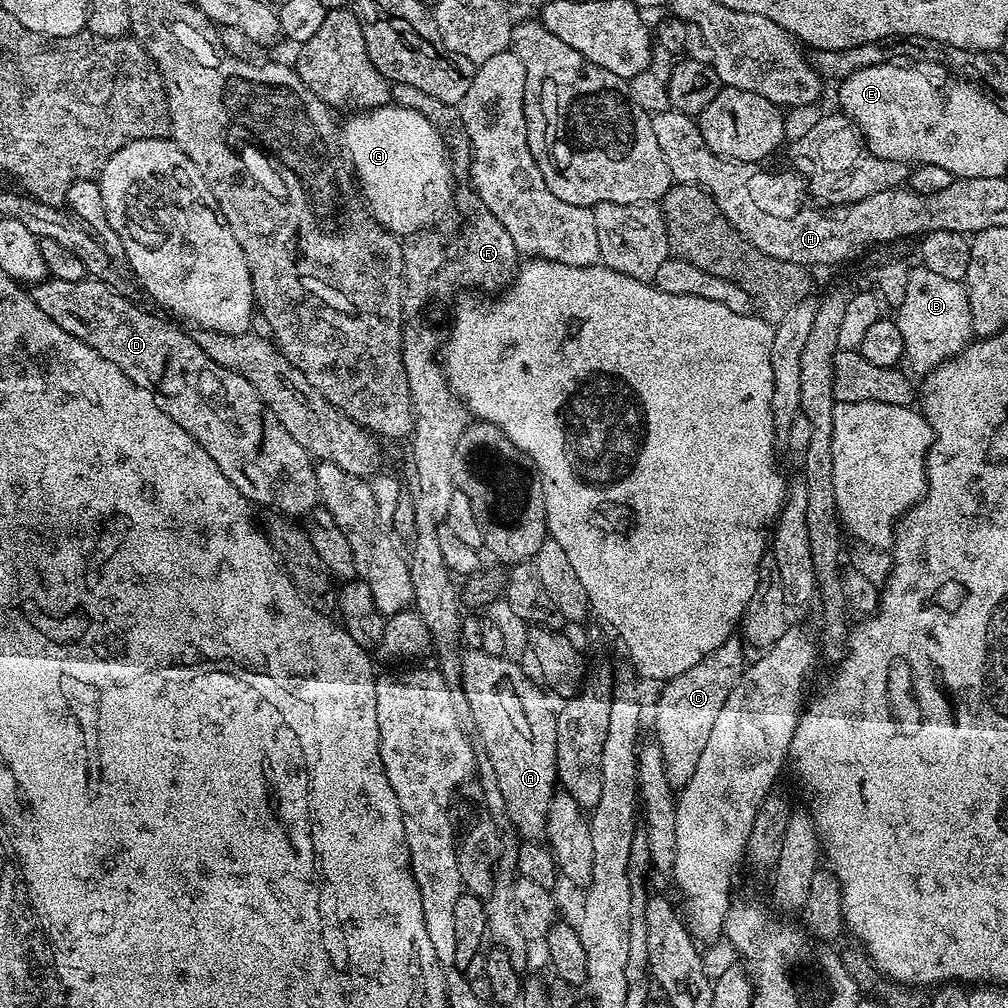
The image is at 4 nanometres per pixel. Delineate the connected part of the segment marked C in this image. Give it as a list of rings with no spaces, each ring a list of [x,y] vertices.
[[[733,638],[722,642],[720,646],[698,666],[690,666],[686,674],[678,674],[678,678],[667,681],[656,700],[656,736],[655,743],[662,750],[662,762],[666,770],[666,778],[673,790],[686,786],[690,774],[698,767],[698,758],[702,758],[702,749],[710,738],[712,727],[722,711],[726,698],[730,698],[730,690],[742,678],[746,667],[744,660],[745,645]]]

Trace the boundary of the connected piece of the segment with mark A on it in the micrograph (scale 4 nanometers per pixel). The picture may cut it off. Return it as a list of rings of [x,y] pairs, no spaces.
[[[468,650],[460,662],[460,688],[468,704],[467,715],[472,716],[472,724],[480,735],[479,747],[494,768],[509,822],[524,840],[540,840],[546,830],[550,802],[558,791],[553,701],[535,679],[532,681],[519,668],[517,661],[505,655]]]

